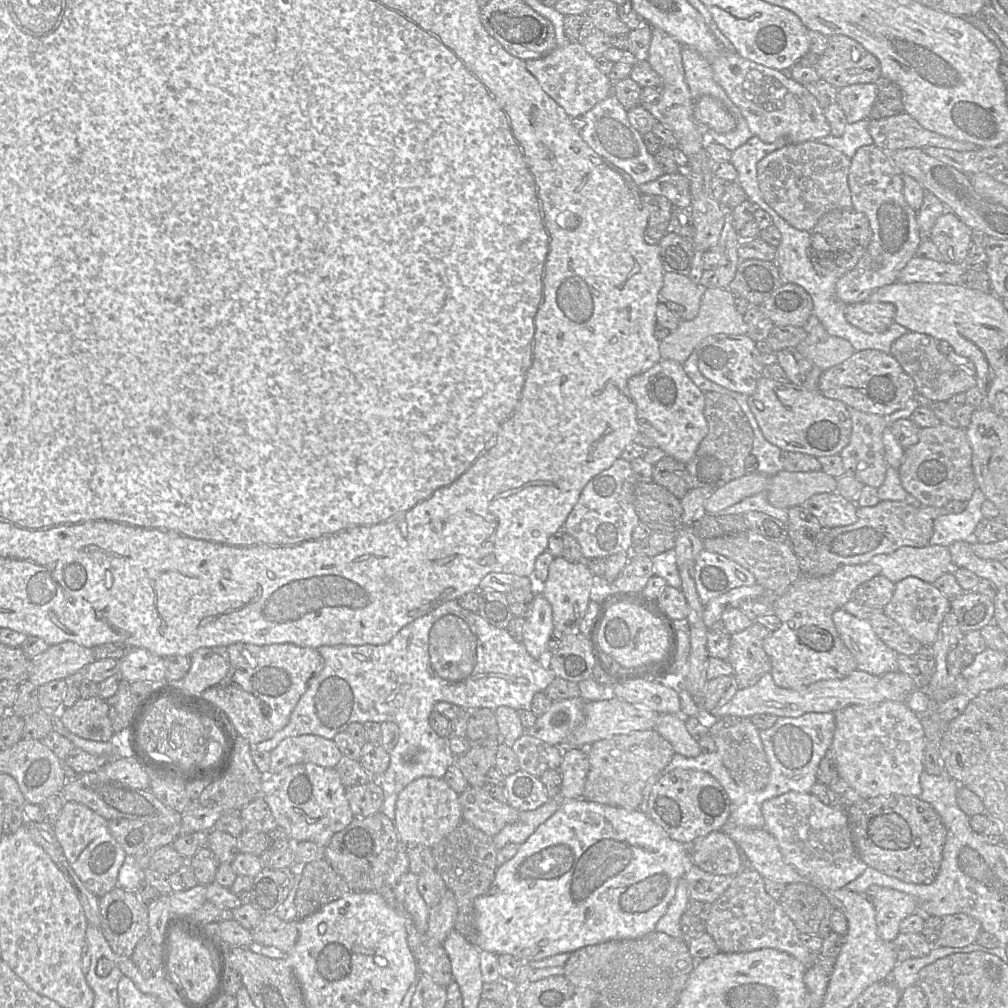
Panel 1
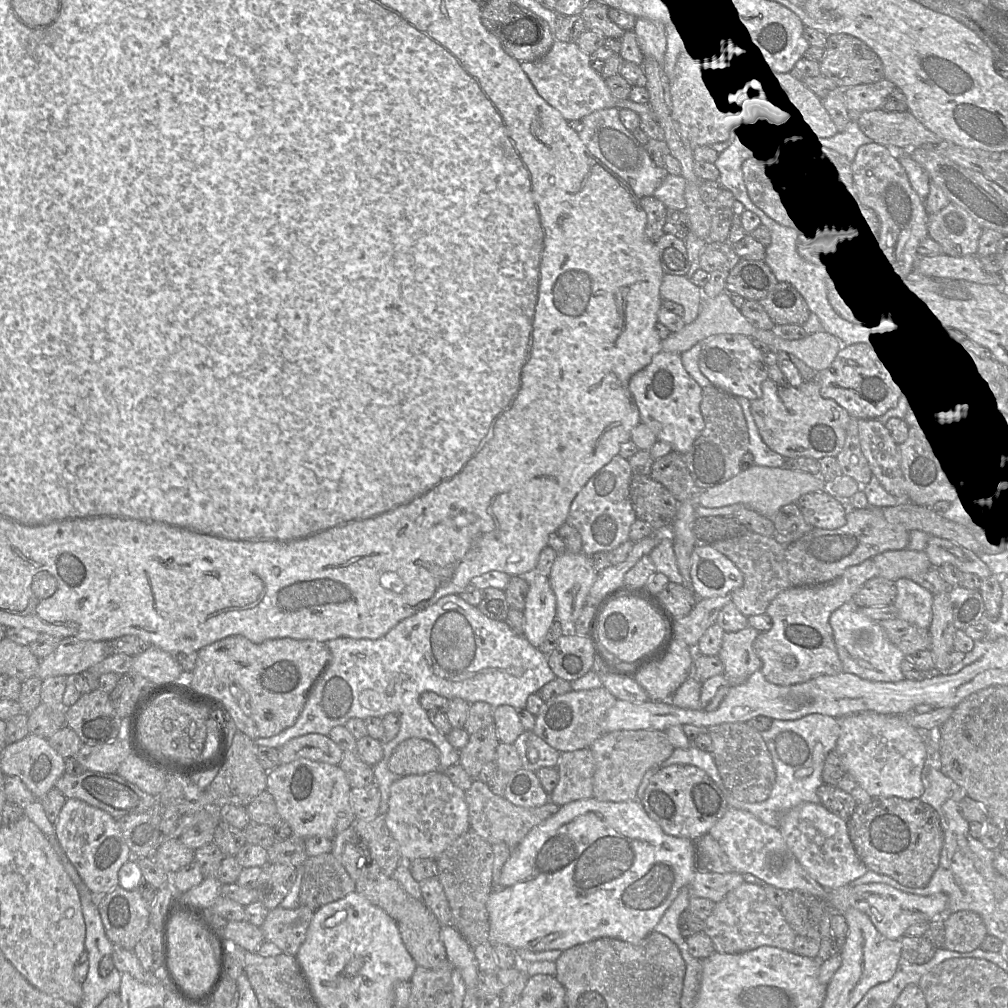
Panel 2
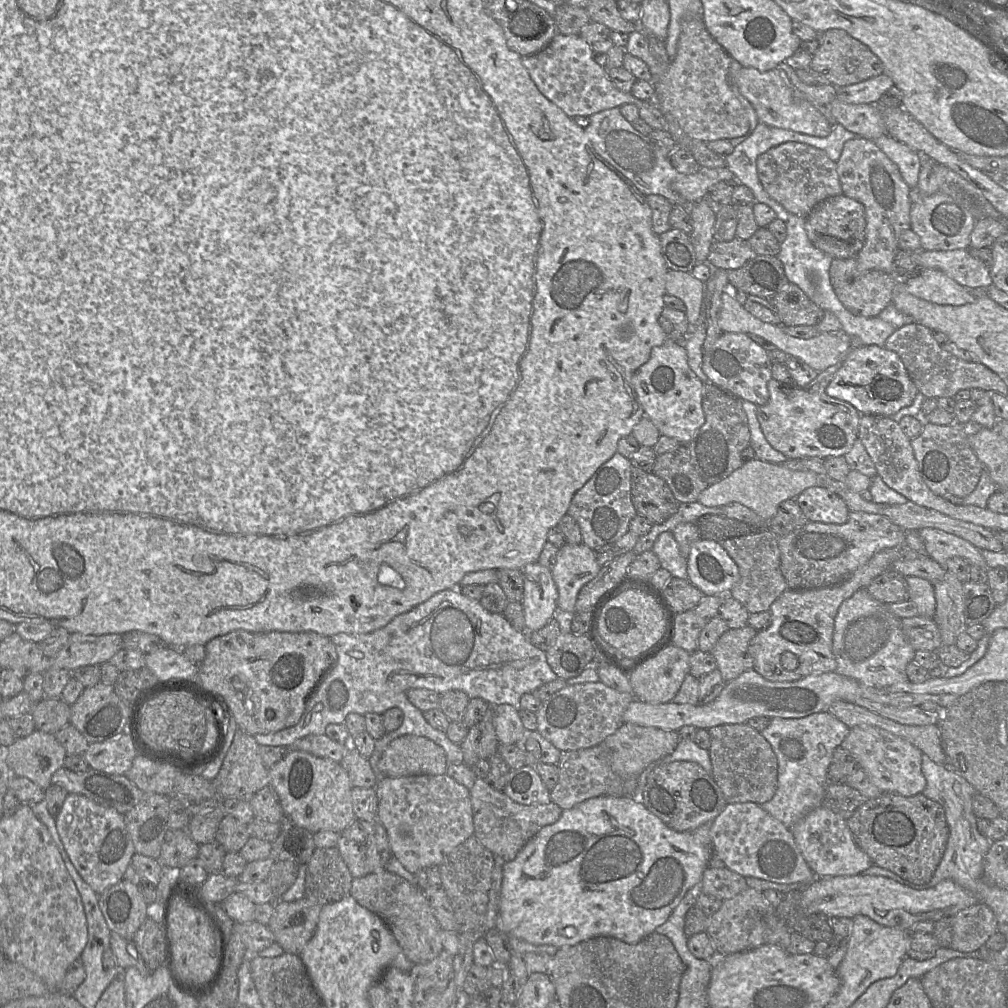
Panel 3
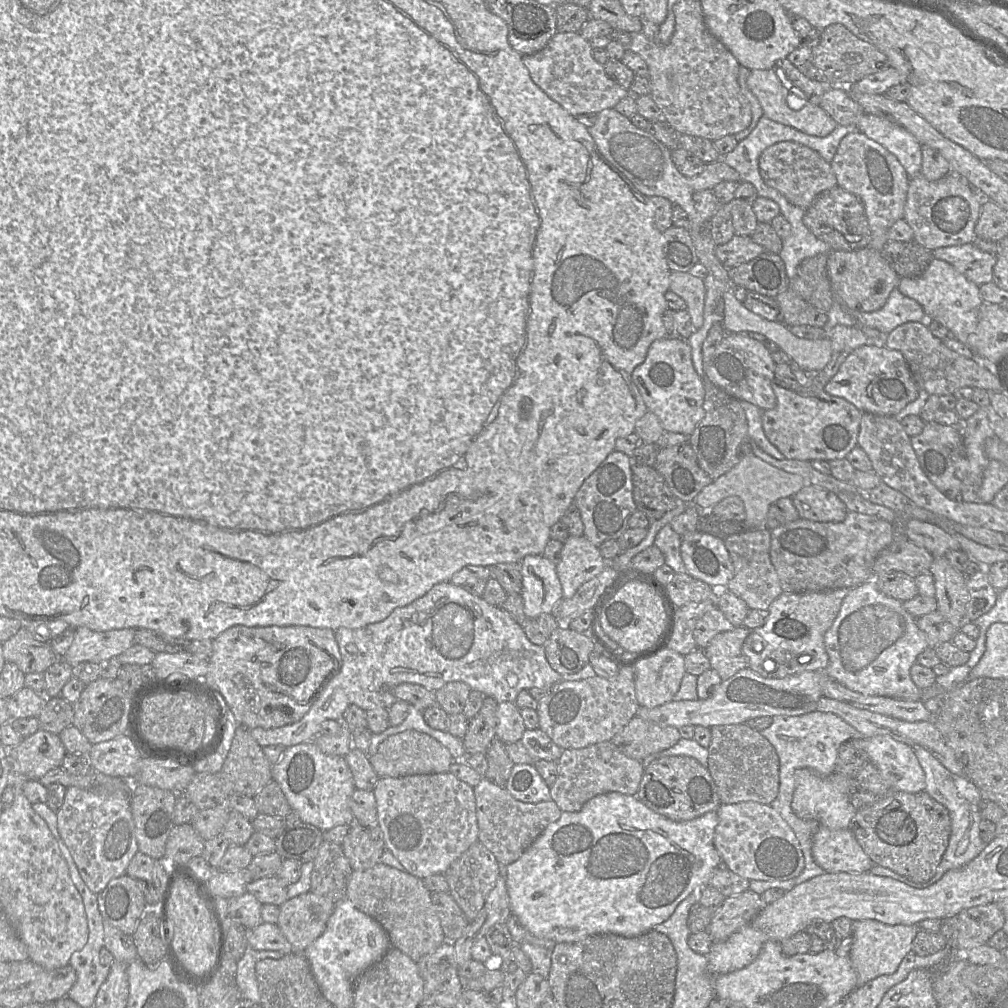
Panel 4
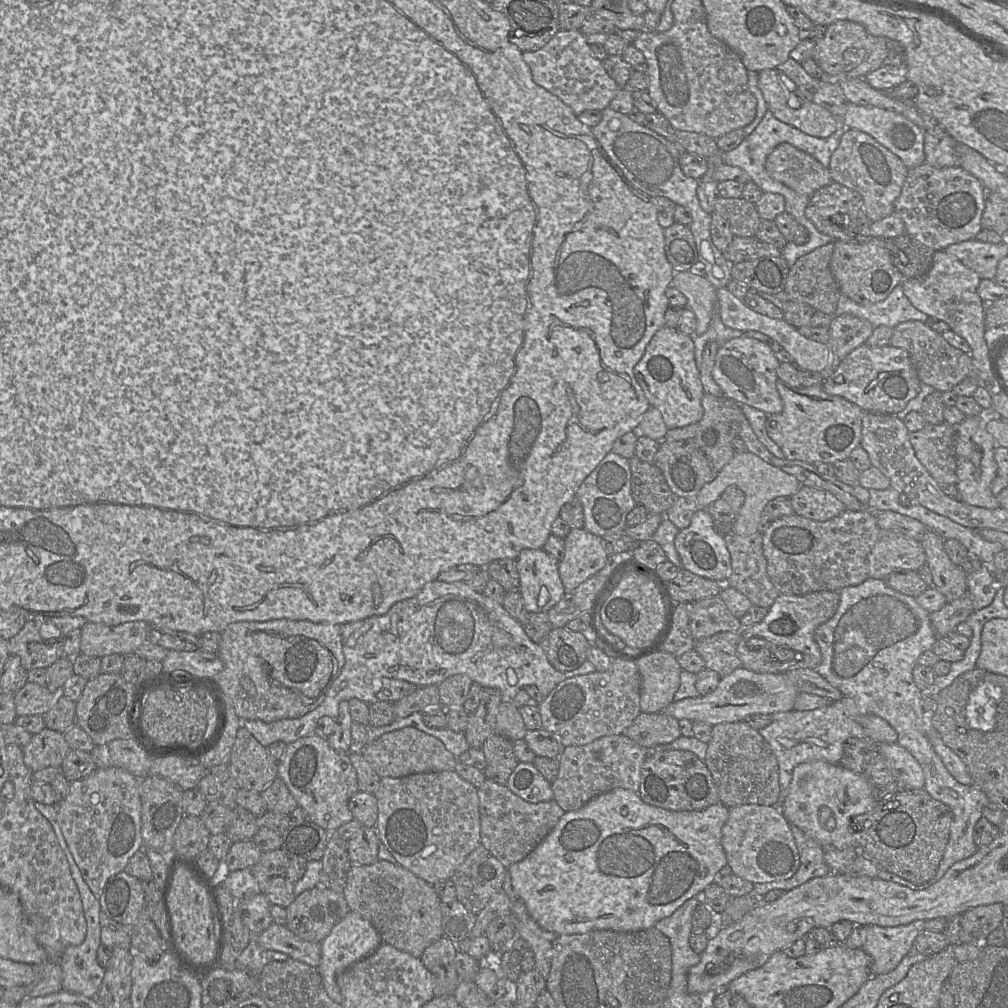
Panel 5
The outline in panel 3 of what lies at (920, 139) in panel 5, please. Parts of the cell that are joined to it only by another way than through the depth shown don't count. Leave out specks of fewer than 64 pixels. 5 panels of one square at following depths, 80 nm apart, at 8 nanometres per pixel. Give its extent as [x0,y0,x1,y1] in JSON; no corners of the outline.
[874,134,921,189]

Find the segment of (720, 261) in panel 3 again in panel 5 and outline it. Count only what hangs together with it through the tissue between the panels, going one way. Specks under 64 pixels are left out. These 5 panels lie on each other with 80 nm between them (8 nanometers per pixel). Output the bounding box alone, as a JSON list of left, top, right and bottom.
[722,236,782,264]

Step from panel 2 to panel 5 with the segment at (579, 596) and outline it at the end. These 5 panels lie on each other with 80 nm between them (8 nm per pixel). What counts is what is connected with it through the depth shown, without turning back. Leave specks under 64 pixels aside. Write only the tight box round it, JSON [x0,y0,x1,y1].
[558,527,608,592]

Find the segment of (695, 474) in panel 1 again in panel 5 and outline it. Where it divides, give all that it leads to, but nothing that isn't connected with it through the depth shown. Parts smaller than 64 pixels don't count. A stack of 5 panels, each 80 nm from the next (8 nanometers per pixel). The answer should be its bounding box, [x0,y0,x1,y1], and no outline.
[694,393,746,472]

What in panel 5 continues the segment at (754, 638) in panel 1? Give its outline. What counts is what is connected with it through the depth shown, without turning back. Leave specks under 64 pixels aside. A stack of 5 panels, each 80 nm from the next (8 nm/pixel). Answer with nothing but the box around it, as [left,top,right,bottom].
[694,632,742,675]

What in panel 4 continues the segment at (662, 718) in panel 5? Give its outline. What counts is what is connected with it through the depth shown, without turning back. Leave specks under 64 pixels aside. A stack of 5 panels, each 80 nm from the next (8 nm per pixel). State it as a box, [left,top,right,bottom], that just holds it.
[610,715,681,762]

